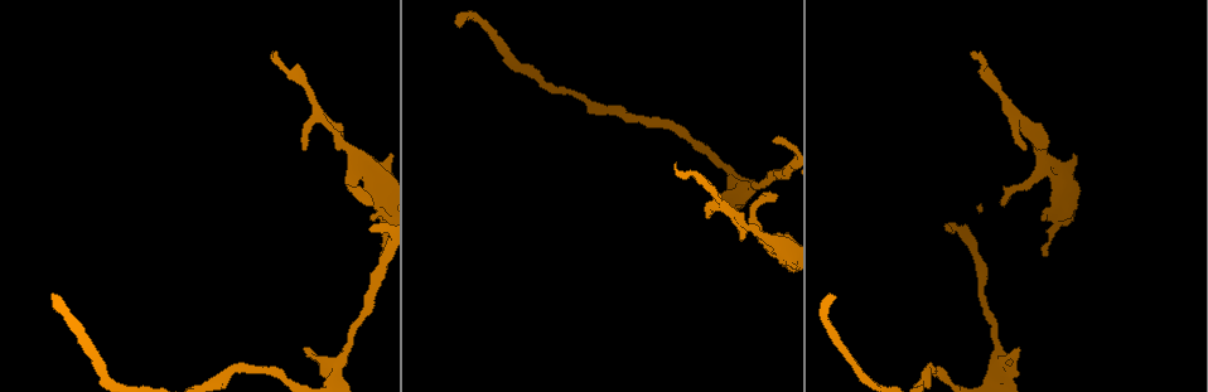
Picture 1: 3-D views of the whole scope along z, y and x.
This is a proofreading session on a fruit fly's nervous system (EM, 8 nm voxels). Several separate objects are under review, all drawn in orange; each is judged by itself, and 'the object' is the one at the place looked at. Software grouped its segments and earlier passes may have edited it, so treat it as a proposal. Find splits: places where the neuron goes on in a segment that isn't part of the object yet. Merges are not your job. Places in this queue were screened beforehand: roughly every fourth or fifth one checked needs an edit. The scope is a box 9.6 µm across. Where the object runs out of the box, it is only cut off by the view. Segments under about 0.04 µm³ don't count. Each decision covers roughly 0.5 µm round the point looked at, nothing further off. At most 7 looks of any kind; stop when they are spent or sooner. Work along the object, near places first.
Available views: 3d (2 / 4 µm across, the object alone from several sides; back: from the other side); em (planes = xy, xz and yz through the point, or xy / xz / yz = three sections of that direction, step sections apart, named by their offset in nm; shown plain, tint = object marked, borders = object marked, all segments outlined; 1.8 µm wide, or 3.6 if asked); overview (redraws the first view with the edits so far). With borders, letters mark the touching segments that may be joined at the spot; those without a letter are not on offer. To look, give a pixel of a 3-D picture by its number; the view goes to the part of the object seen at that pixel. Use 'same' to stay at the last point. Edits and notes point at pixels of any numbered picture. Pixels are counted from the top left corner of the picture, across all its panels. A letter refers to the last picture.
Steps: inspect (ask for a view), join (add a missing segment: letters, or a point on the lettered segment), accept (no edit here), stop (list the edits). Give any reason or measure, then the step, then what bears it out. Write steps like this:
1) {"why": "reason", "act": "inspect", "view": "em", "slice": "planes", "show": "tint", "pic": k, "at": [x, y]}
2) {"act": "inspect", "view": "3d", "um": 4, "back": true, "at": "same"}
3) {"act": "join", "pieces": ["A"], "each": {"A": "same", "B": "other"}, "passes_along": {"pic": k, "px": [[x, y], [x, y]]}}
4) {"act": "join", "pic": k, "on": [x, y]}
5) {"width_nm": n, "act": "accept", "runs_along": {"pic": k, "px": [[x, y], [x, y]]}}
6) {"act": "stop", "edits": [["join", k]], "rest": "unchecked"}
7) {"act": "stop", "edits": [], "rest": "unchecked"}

{"why": "tapers out", "act": "inspect", "view": "em", "slice": "xz", "step": 4, "show": "tint", "pic": 1, "at": [301, 149]}

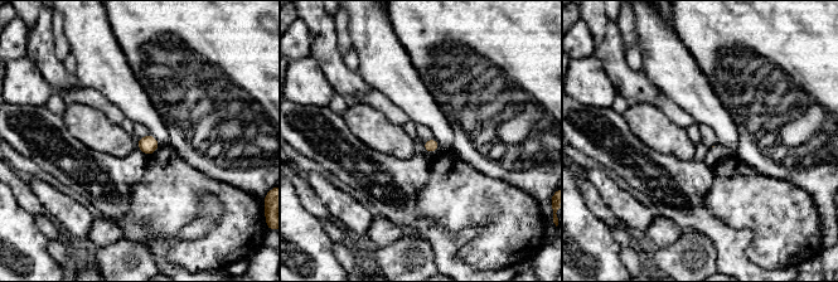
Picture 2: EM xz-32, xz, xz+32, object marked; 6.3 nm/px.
{"act": "inspect", "view": "em", "slice": "planes", "show": "tint", "at": "same"}

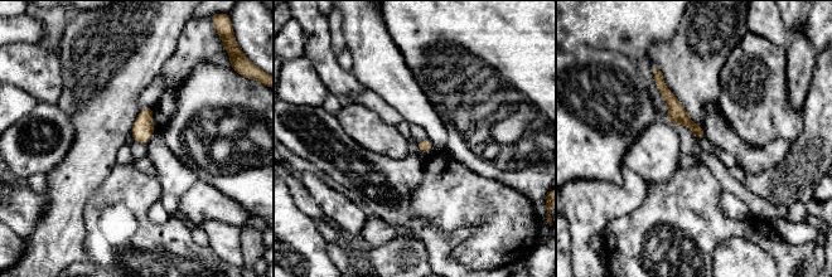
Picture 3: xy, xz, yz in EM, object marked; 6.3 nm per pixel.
{"why": "what lies round it", "act": "inspect", "view": "em", "slice": "planes", "show": "borders", "at": "same"}

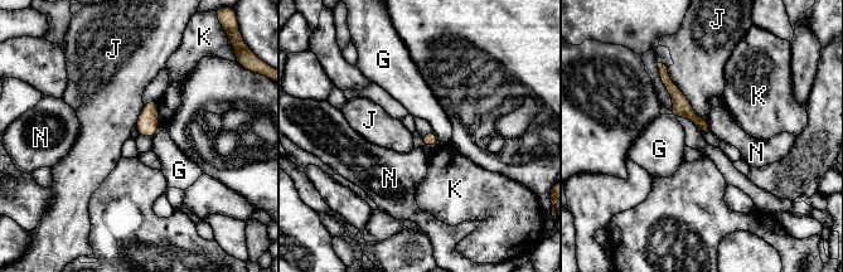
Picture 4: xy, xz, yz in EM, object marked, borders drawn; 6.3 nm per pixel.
{"act": "accept", "each": {"G": "other", "J": "other", "K": "other", "N": "other"}, "runs_along": {"pic": 4, "px": [[663, 71], [679, 102], [705, 129]]}, "found": "no lettered segment goes on from it"}

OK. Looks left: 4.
{"why": "thin end", "act": "inspect", "view": "em", "slice": "yz", "step": 8, "show": "borders", "pic": 1, "at": [774, 138]}

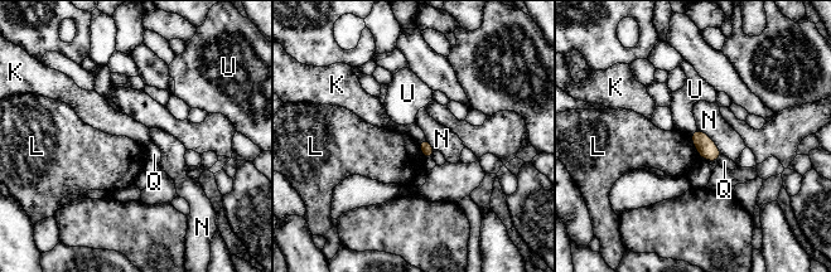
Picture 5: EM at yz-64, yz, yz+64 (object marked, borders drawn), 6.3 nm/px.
{"why": "another direction", "act": "inspect", "view": "em", "slice": "planes", "show": "borders", "at": "same"}

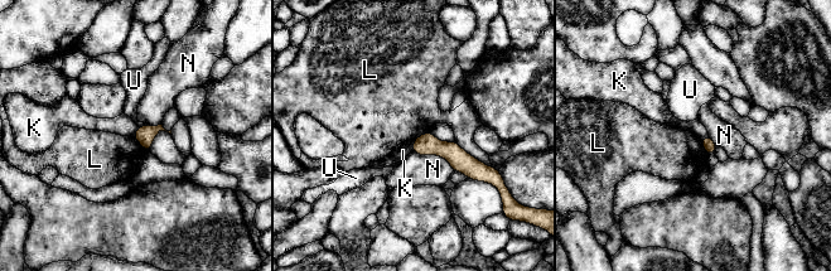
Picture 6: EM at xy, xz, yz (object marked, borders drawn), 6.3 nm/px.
{"act": "accept", "each": {"K": "other", "L": "other", "N": "other", "U": "other"}, "runs_along": {"pic": 6, "px": [[418, 141], [452, 151], [478, 177]]}, "found": "no lettered segment goes on from it"}

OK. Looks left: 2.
{"why": "free end", "act": "inspect", "view": "em", "slice": "planes", "show": "borders", "pic": 1, "at": [317, 354]}

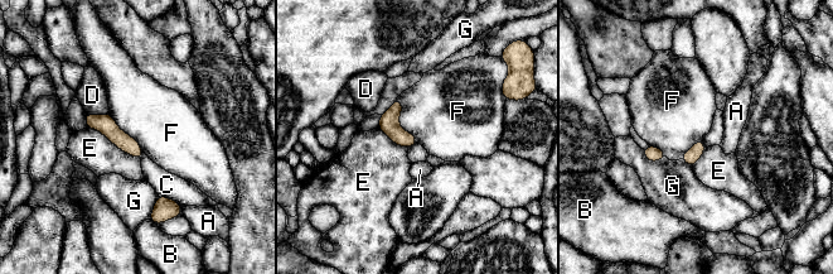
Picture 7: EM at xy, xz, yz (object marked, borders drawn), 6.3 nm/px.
{"act": "accept", "each": {"A": "other", "B": "other", "C": "other", "D": "other", "E": "other", "F": "other", "G": "other"}, "border": {"pic": 7, "px": [[397, 99], [398, 124], [417, 142]]}, "found": "no lettered segment goes on from it"}

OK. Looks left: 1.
{"act": "stop", "edits": [], "rest": "unchecked"}

